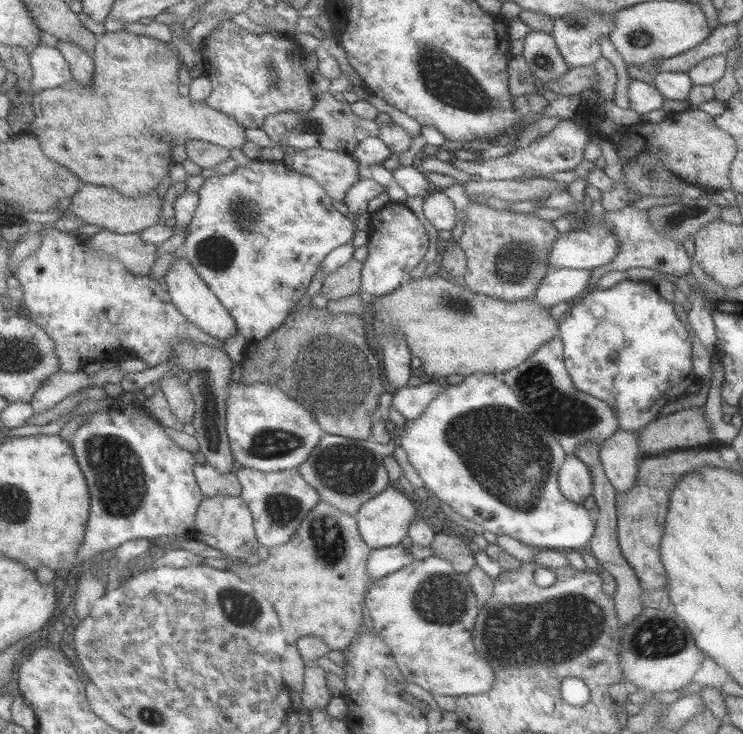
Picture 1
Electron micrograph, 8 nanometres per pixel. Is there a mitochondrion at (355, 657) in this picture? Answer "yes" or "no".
no

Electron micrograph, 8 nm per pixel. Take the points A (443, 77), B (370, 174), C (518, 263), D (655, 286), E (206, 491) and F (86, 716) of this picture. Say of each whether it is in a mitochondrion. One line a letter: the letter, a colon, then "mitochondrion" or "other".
A: mitochondrion
B: other
C: mitochondrion
D: other
E: other
F: other

